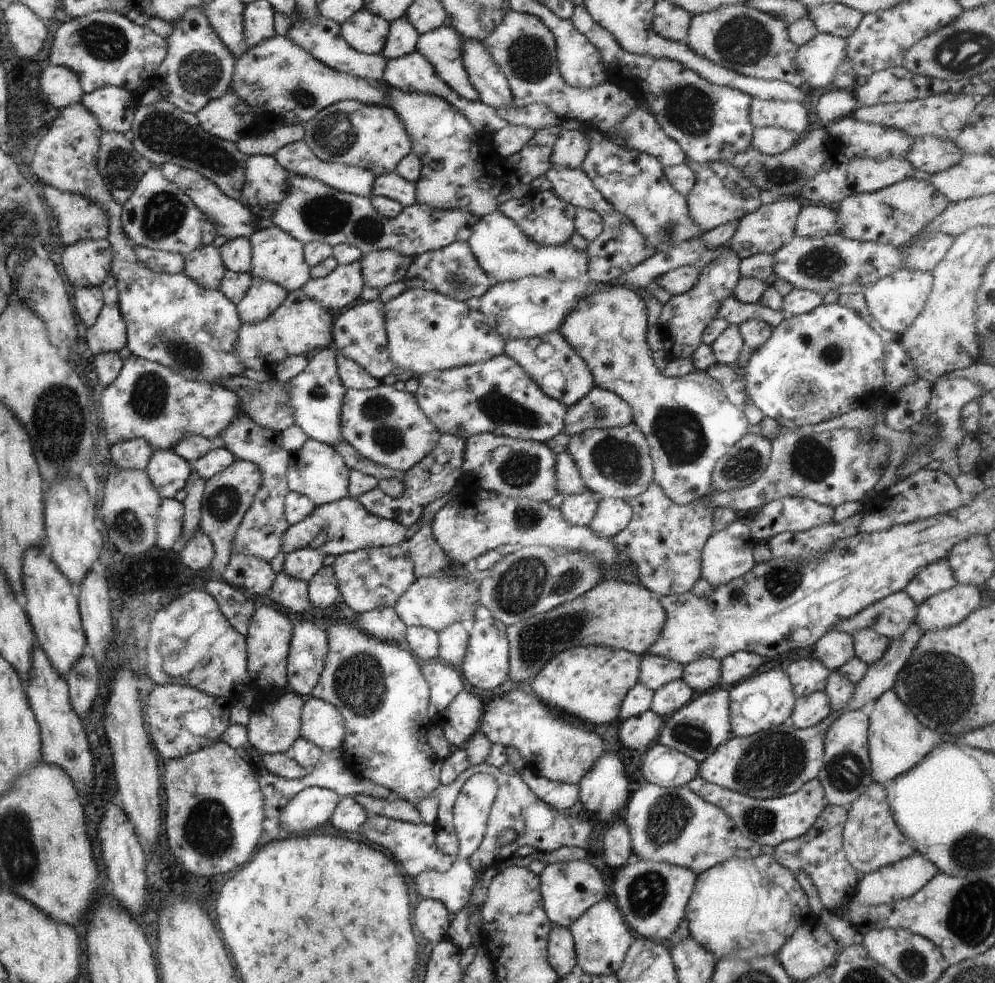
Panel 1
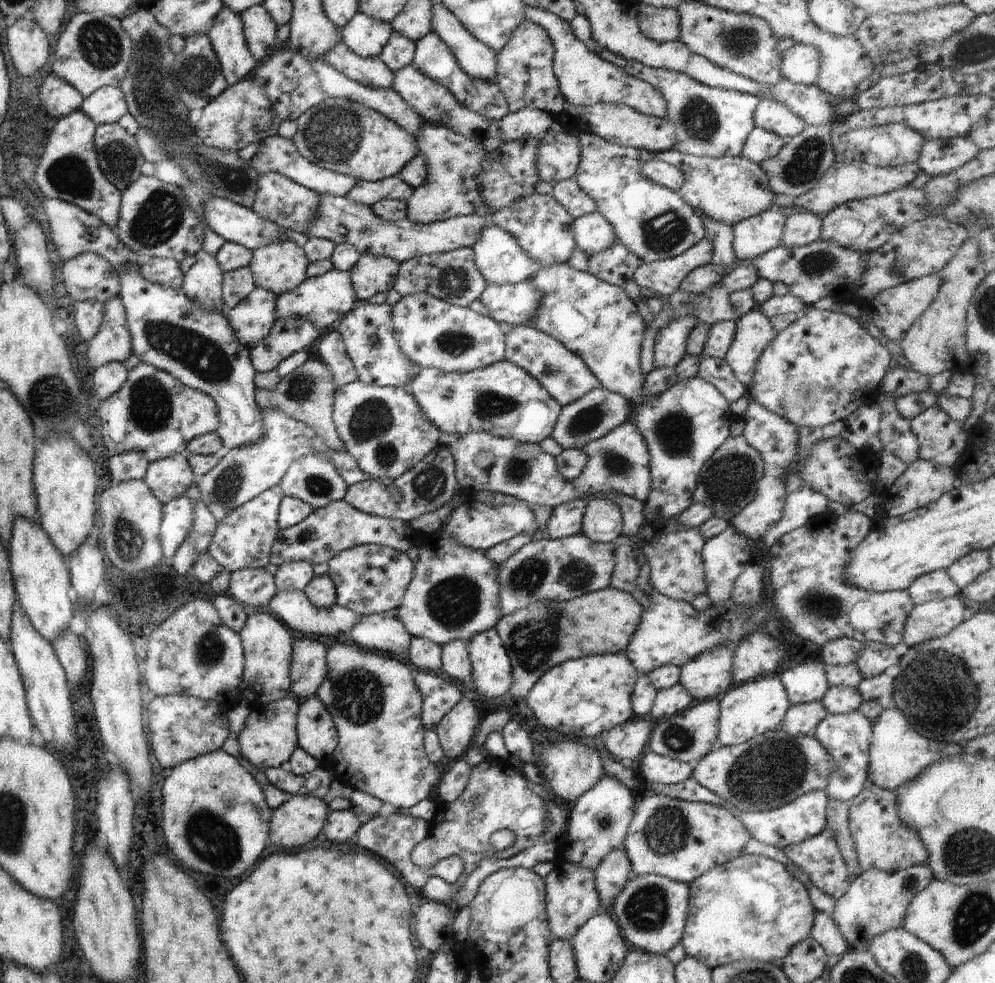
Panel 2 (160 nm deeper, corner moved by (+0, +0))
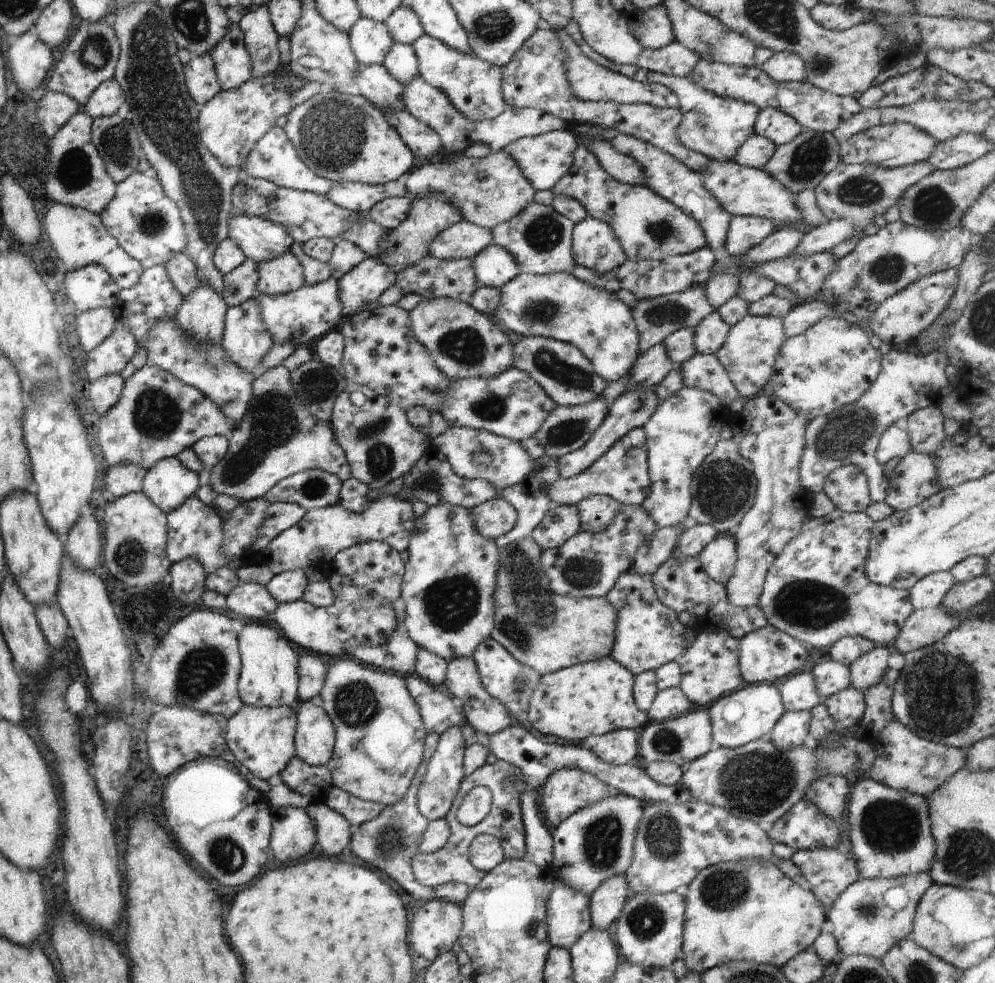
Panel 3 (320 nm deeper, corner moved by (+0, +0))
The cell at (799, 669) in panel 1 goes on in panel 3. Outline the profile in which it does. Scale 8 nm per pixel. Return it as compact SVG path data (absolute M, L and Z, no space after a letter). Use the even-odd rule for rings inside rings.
M807 672L794 673L776 683L785 711L810 710L813 706L823 705L825 697L815 690L813 676Z

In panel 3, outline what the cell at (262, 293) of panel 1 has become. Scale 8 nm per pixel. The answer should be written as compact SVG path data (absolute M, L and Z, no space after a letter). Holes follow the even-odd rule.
M255 297L229 307L224 315L221 348L229 362L237 364L243 372L255 373L259 360L269 352L271 338L259 318Z

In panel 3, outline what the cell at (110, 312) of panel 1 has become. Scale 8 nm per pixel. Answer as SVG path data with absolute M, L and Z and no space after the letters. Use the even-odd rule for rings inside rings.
M115 320L111 334L101 344L97 344L96 348L87 351L85 372L88 382L107 376L107 373L121 372L136 351L137 340L129 332L129 328Z

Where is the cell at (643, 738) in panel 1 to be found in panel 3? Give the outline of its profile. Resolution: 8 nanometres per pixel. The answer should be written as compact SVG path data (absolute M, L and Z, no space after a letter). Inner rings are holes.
M619 729L602 736L589 736L578 746L587 748L603 762L623 765L638 756L638 734L632 729Z

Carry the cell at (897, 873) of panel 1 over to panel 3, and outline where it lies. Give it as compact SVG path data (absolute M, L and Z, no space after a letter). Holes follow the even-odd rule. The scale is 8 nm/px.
M921 872L915 876L901 876L898 878L859 878L845 888L837 899L829 906L826 920L831 922L831 936L835 940L840 956L864 955L877 961L899 940L911 933L911 924L919 898L932 884L928 872ZM889 888L902 888L907 894L907 904L901 910L891 910L883 902L883 894Z

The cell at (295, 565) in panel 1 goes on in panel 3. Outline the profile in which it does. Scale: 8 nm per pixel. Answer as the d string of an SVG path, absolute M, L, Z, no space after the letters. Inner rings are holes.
M294 569L273 575L269 583L264 587L275 603L293 602L299 600L308 584L302 570Z

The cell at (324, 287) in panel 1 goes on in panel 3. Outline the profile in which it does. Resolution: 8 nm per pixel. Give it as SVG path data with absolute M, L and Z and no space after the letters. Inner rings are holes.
M333 276L319 284L303 284L294 292L279 295L257 295L259 318L267 328L272 342L293 342L295 347L307 346L313 338L319 338L336 330L342 319L341 302L337 298L337 280Z

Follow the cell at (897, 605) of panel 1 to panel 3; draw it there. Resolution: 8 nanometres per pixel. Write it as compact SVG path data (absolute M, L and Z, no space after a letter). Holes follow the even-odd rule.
M835 509L820 518L809 518L803 522L801 532L793 536L771 562L765 582L759 594L758 608L768 625L785 632L799 643L809 646L829 647L845 636L859 636L873 642L875 646L893 648L893 640L901 632L905 620L913 612L905 589L893 589L877 585L867 579L863 572L863 560L867 556L870 530L874 522L864 512L847 513Z

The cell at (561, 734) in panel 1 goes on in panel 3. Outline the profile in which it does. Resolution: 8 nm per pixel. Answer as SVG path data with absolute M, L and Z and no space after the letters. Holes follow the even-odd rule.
M561 768L561 770L551 772L549 778L541 784L538 791L540 810L543 818L547 820L547 826L552 829L573 812L581 810L585 806L591 806L593 802L599 802L610 791L611 789L605 786L604 782L597 780L589 772L581 772L577 768Z

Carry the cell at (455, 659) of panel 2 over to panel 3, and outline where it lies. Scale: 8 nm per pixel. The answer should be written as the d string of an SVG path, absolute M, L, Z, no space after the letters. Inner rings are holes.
M471 657L451 658L446 664L443 683L447 694L460 704L464 724L471 727L473 731L483 732L488 737L503 730L505 726L514 724L514 719L506 712L504 706L481 688L479 676Z

